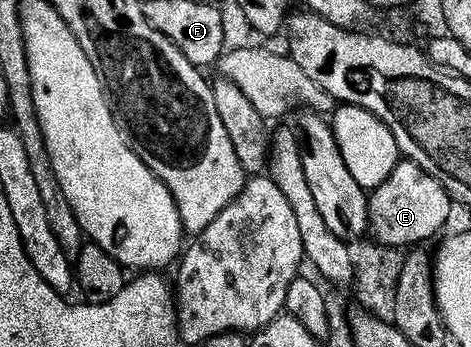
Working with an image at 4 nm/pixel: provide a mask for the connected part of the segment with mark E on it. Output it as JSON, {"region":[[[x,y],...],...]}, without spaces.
{"region":[[[399,161],[397,168],[368,198],[368,230],[377,245],[387,248],[414,248],[426,244],[446,226],[452,197],[449,191],[416,163]]]}

